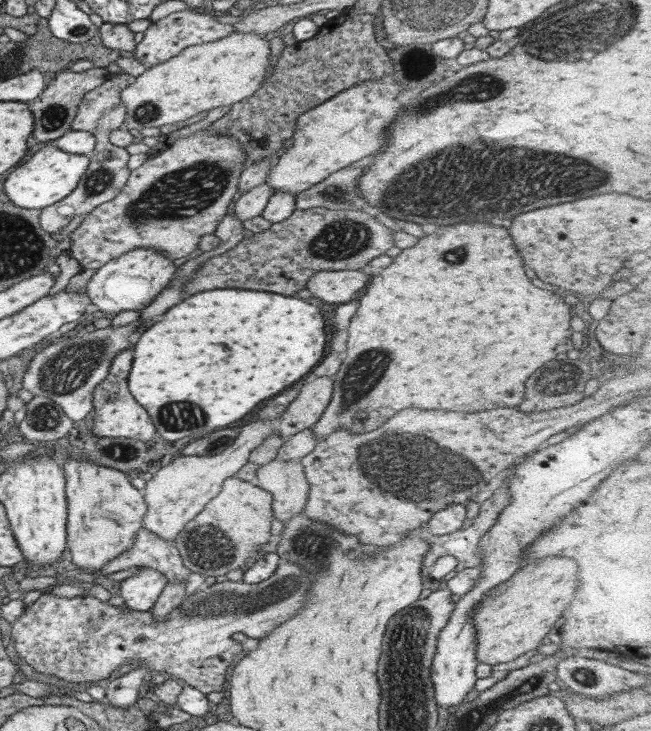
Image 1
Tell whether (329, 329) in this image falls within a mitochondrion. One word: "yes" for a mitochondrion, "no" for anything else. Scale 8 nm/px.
no

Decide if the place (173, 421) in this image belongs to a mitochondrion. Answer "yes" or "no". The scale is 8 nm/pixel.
yes

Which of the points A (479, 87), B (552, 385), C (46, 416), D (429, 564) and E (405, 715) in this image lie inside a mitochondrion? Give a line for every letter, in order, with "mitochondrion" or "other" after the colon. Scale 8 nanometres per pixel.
A: mitochondrion
B: mitochondrion
C: mitochondrion
D: other
E: mitochondrion

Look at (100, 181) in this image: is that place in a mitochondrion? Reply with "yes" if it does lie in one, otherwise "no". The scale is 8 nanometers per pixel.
yes

